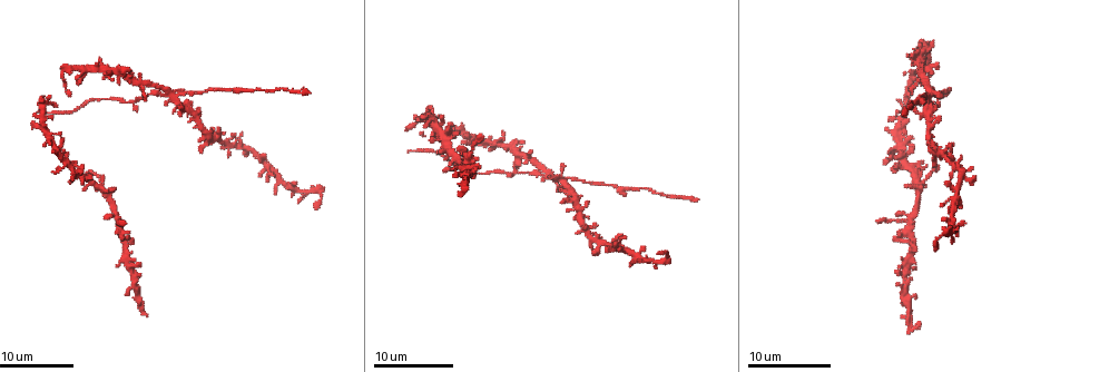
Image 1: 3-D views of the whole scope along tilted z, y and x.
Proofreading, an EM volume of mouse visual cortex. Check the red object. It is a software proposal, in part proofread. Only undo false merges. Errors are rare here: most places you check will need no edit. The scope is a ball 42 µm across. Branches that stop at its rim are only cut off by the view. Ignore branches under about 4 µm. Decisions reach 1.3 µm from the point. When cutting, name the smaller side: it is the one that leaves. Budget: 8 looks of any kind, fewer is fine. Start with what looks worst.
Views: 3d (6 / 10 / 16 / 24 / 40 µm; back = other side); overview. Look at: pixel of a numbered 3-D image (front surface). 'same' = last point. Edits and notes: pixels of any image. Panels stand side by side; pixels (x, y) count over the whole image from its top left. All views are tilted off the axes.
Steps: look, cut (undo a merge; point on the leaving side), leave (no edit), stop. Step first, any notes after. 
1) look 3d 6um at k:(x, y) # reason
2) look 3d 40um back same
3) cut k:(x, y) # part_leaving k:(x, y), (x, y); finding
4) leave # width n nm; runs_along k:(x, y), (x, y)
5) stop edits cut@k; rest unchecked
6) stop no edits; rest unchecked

look 3d 24um at 1:(174, 96) # small branch off a trunk

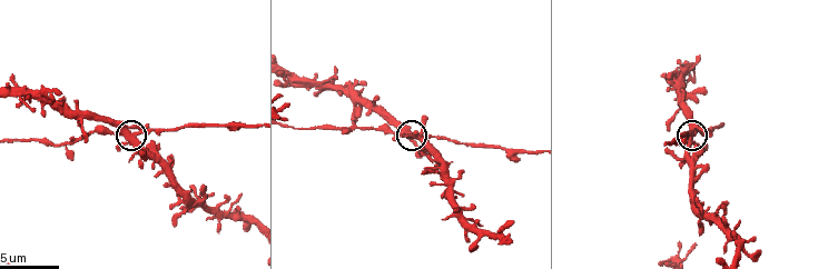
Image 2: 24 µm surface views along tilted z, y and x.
look 3d 10um at 2:(135, 138)

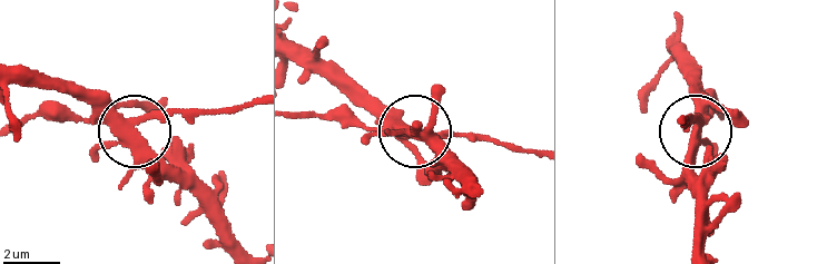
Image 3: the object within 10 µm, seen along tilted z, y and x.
leave # arms 5; continuous, no second cell

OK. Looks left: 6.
look 3d 10um at 2:(41, 98) # a narrow waist

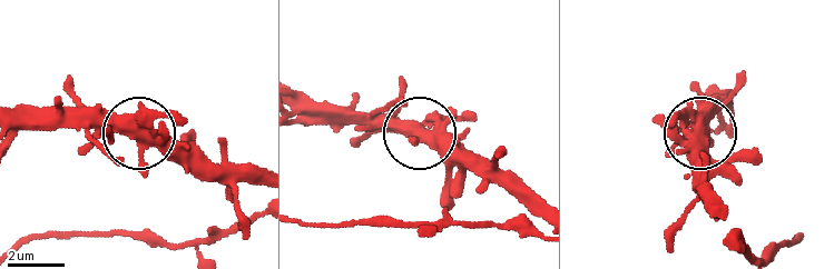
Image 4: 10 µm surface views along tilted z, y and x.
leave # width 450 nm; all the same cell

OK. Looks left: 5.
look 3d 16um at 2:(681, 258) # small branch off a trunk

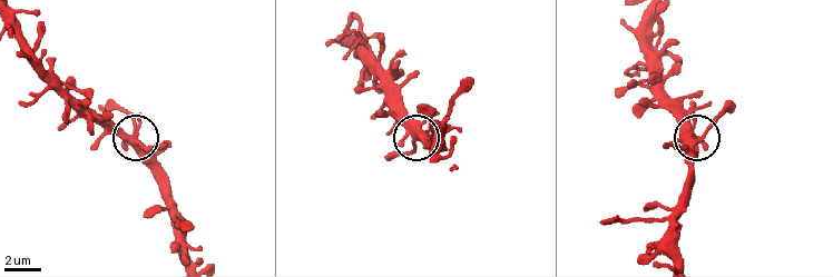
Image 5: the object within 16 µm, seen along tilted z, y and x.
look 3d 16um back at 5:(412, 140)

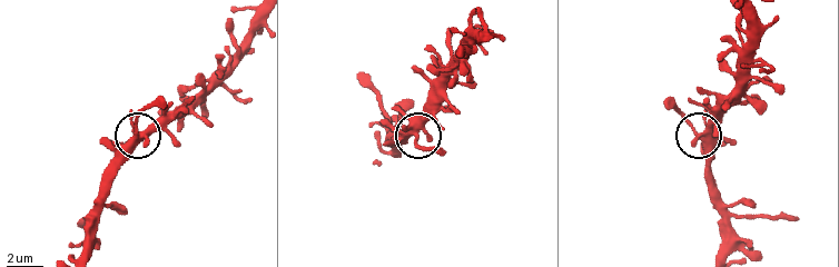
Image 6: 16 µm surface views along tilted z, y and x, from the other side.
leave # runs_along 6:(256, 29), (227, 76), (139, 135), (147, 104); all the same cell

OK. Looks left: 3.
look 3d 16um at 2:(58, 143) # side arm on a straight run

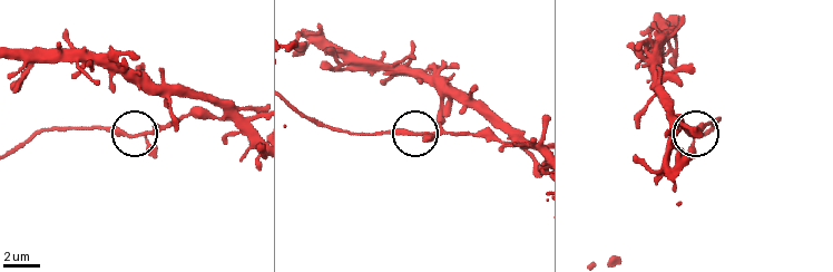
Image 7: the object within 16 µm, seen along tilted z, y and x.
look 3d 16um back at 7:(135, 136)

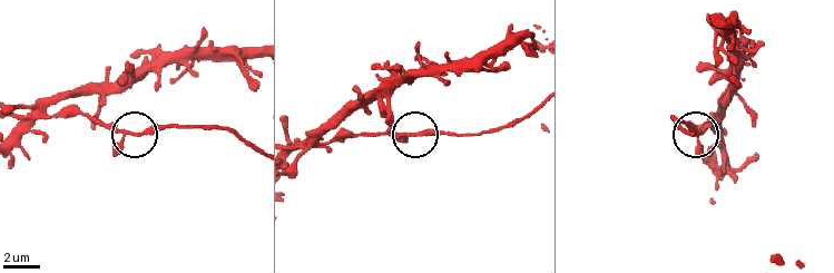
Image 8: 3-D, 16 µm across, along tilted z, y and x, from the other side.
leave # runs_along 8:(520, 122), (471, 135), (371, 134); one cell here

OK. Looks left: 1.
stop no edits; rest unchecked

